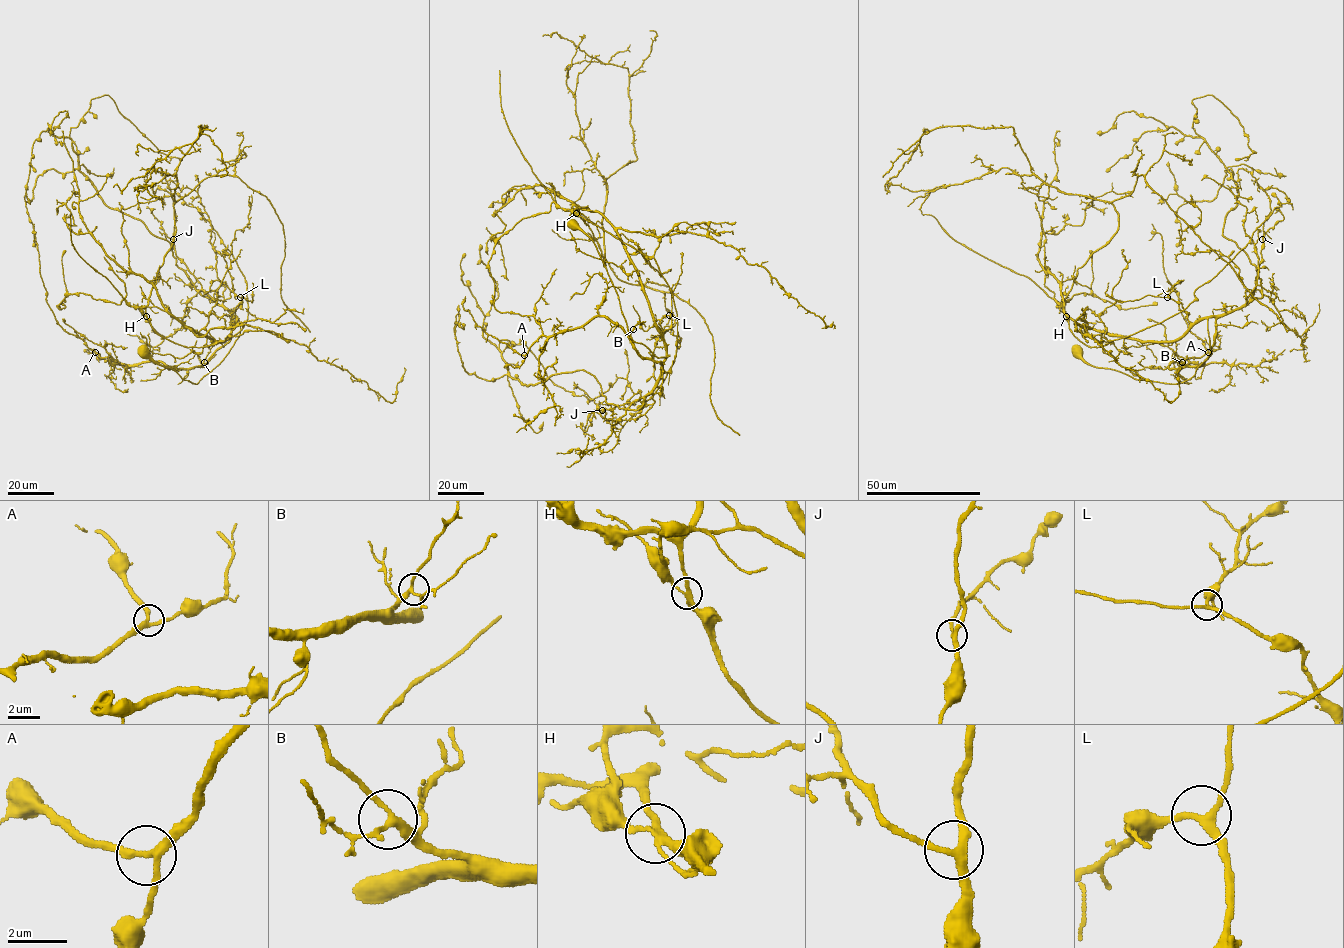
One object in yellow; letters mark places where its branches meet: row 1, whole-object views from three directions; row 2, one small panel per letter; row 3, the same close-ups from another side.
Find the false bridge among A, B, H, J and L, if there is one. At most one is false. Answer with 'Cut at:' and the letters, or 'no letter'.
Cut at: H

